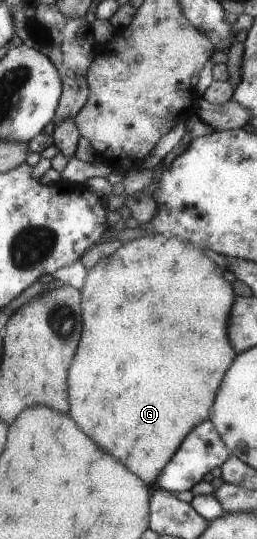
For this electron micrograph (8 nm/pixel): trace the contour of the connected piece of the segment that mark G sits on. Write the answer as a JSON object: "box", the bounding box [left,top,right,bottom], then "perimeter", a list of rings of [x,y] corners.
{"box":[70,234,236,486],"perimeter":[[[165,234],[144,235],[132,239],[107,257],[98,260],[87,271],[80,291],[81,312],[86,331],[82,331],[82,343],[78,343],[78,355],[74,355],[74,367],[70,367],[70,419],[74,419],[78,427],[82,427],[82,433],[90,435],[90,439],[94,439],[94,443],[98,443],[104,451],[108,451],[126,467],[130,467],[130,471],[134,471],[142,479],[142,483],[146,486],[154,486],[158,475],[176,453],[185,435],[197,426],[197,423],[209,417],[217,387],[236,357],[227,335],[229,311],[236,296],[231,285],[228,285],[220,275],[218,267],[212,265],[212,261],[204,257],[192,243],[186,243],[176,236],[167,237]]]}

